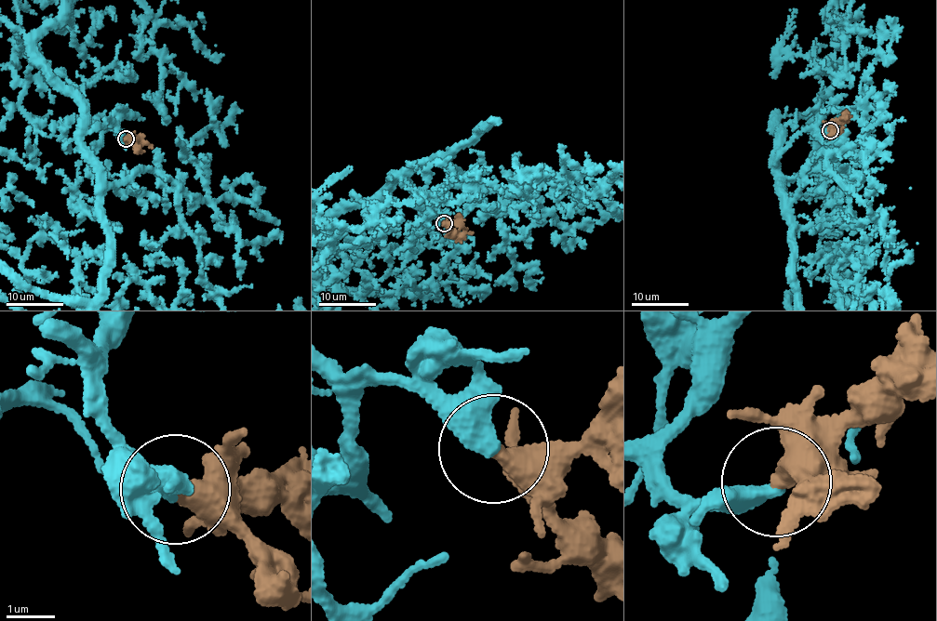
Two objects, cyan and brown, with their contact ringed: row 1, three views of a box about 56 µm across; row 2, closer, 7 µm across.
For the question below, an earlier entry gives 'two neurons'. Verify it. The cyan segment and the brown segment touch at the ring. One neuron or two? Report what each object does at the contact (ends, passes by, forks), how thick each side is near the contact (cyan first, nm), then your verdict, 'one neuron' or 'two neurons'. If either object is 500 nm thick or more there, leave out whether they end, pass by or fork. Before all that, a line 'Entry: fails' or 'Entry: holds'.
Entry: fails
cyan ends; brown ends; calibres 460 and 440 nm; one neuron

